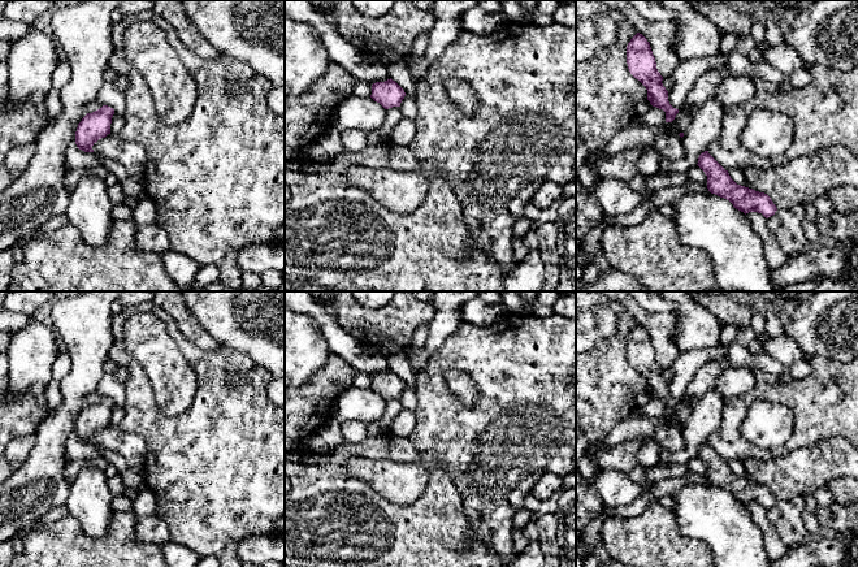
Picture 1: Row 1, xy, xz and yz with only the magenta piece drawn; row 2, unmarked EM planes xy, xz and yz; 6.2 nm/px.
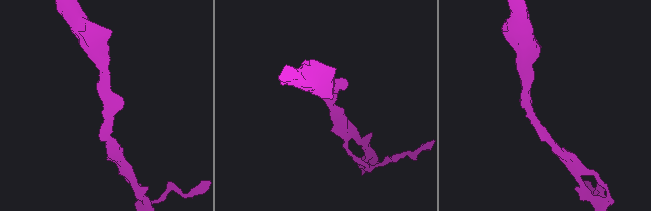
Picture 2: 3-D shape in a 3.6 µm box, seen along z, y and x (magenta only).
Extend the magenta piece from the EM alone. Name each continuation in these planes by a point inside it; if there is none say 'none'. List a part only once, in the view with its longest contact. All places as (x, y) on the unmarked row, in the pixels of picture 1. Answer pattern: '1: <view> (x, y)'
none

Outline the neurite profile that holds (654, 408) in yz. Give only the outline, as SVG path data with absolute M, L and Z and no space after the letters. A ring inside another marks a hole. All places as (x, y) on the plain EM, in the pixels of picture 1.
M651 398L649 403L642 407L634 407L632 412L647 417L662 417L666 415L666 403L656 398Z

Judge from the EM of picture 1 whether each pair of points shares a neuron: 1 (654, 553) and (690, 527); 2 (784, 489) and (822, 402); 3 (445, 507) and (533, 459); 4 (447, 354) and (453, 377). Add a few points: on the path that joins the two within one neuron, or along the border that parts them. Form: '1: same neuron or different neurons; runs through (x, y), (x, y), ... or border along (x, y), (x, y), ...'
1: different neurons; border along (672, 511), (677, 529), (709, 548)
2: different neurons; border along (831, 437), (788, 451)
3: different neurons; border along (446, 472), (460, 498), (463, 511), (473, 527)
4: different neurons; border along (445, 372), (460, 369), (476, 385)

